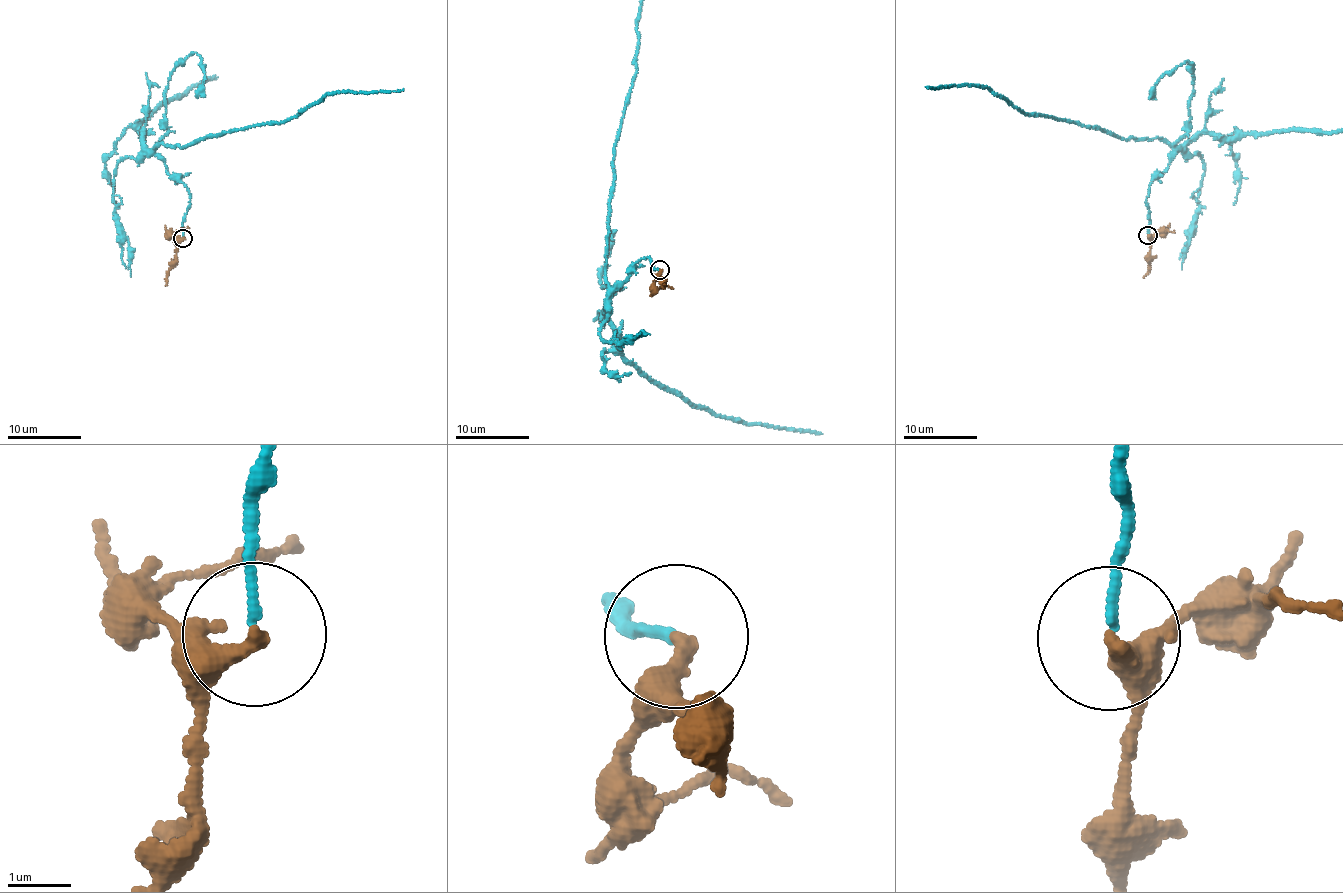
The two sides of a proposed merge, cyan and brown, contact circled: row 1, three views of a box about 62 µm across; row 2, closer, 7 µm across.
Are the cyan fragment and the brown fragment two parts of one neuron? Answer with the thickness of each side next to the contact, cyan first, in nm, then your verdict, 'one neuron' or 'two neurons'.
130/300 nm | one neuron

